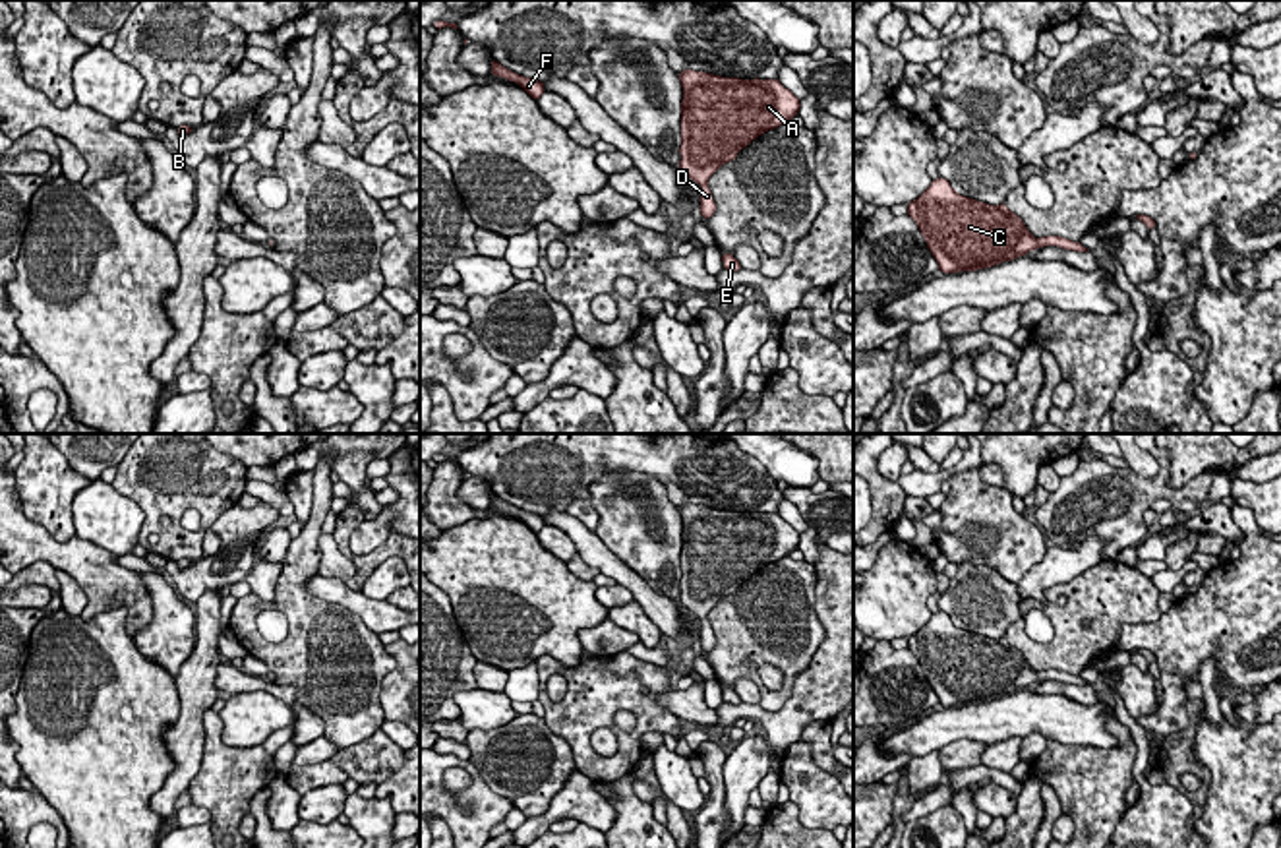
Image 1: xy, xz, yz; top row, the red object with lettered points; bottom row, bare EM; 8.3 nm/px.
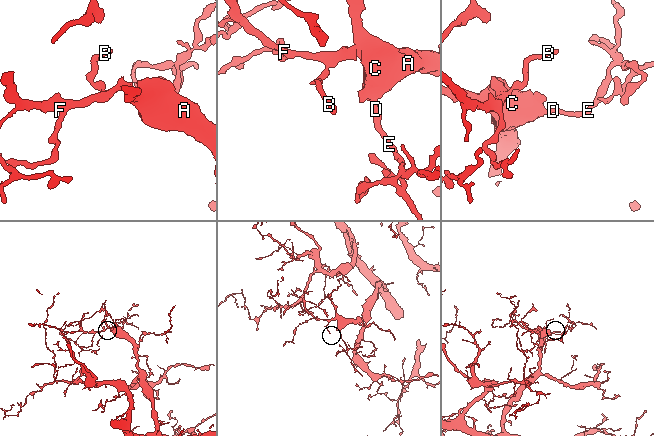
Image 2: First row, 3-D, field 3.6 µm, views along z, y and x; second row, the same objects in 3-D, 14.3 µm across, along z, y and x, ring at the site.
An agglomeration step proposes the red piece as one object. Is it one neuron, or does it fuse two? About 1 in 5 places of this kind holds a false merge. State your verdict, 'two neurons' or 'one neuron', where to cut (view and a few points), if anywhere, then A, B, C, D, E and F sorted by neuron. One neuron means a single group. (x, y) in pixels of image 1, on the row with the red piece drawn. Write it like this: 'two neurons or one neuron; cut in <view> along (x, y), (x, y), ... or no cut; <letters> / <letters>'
one neuron; no cut; A B C D E F

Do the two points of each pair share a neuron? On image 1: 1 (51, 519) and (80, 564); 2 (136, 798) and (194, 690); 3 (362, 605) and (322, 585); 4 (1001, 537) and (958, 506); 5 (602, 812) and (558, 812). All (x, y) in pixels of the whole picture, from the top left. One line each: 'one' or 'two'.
1: two
2: two
3: one
4: one
5: one

